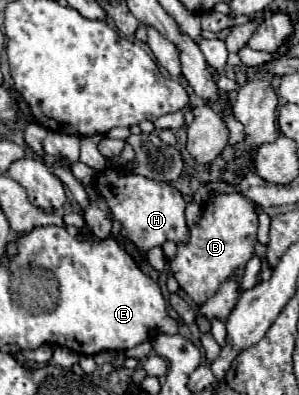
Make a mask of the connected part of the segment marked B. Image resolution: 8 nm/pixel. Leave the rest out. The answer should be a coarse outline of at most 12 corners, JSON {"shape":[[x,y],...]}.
{"shape":[[241,193],[203,209],[171,271],[203,305],[253,255],[257,213]]}

